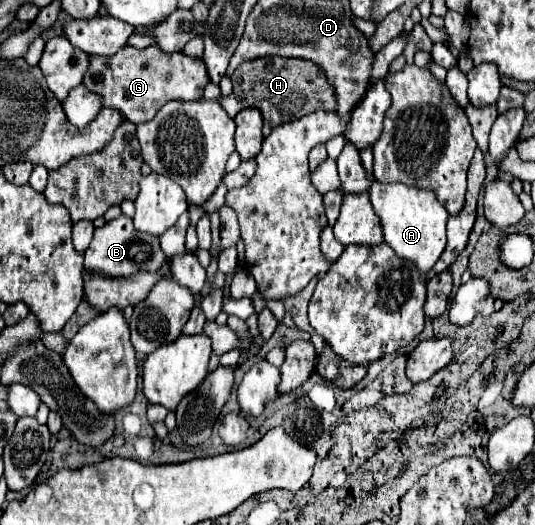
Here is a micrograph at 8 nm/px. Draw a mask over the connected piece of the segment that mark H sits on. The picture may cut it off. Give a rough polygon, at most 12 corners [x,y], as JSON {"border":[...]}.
{"border":[[263,56],[233,74],[221,96],[235,118],[259,108],[263,136],[335,94],[313,62]]}

